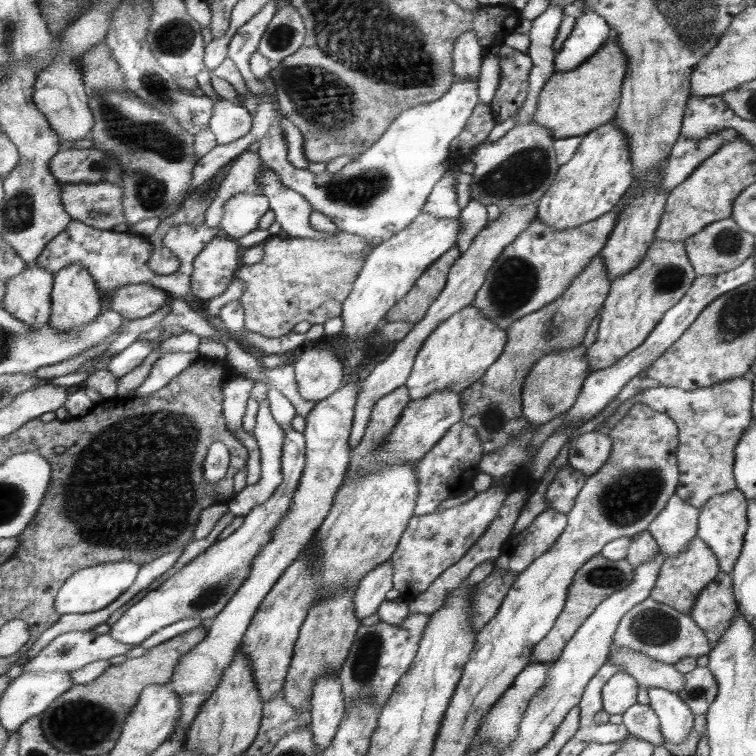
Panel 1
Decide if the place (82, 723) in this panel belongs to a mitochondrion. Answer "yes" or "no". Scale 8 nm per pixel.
yes

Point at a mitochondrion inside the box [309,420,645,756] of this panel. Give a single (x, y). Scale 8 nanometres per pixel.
(369, 650)

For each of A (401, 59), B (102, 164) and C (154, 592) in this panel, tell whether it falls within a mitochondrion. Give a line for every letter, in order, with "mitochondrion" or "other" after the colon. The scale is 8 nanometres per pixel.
A: mitochondrion
B: mitochondrion
C: other

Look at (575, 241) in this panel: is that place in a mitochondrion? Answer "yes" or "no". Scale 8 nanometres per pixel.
no

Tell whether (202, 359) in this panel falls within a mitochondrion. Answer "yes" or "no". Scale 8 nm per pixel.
no

